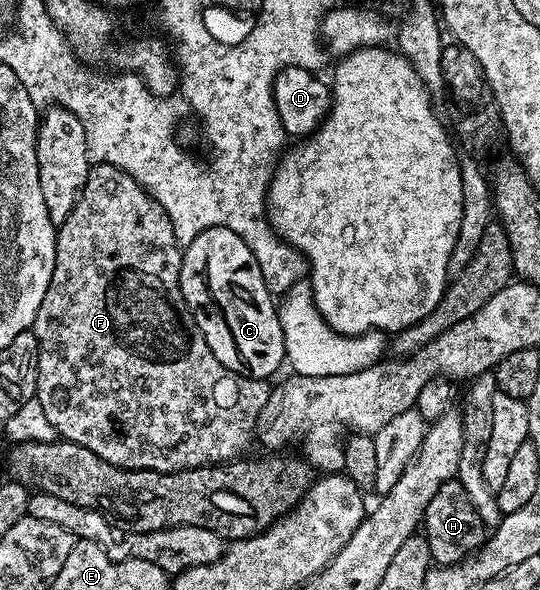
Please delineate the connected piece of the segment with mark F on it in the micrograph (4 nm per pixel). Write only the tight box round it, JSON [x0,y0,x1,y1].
[32,163,272,473]

